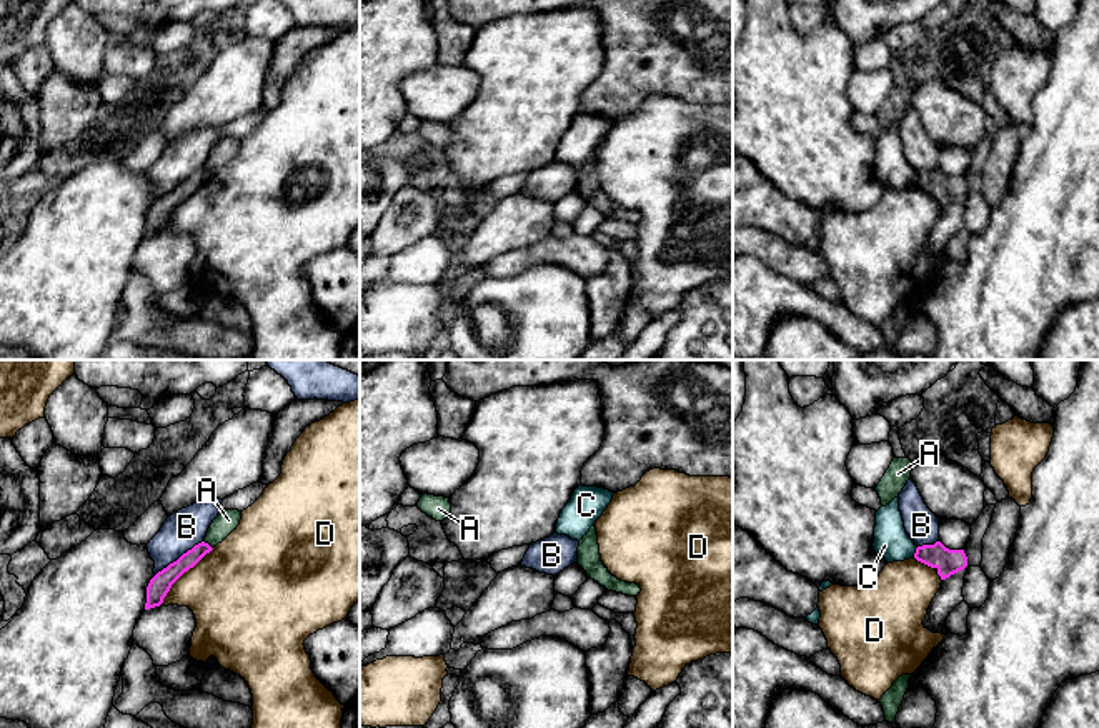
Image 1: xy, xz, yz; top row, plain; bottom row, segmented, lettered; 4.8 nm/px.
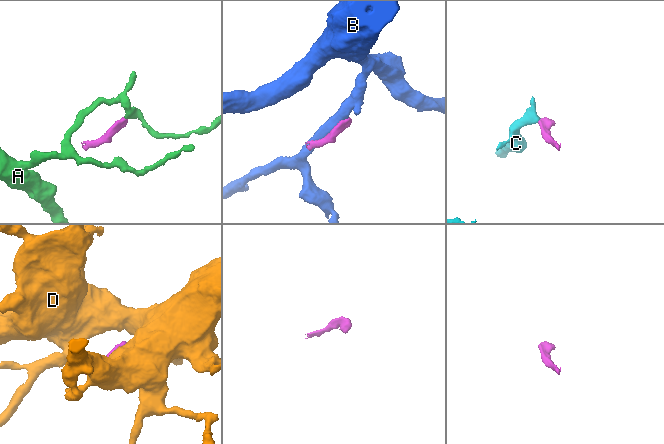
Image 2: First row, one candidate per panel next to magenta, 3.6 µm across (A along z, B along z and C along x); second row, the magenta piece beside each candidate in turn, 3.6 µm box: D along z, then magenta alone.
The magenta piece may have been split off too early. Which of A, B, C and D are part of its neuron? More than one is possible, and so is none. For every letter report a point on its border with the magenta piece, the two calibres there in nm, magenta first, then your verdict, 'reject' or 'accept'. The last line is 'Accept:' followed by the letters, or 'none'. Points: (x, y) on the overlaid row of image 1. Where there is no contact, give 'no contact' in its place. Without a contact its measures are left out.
A: xy (208, 545) | 90/100 nm | reject
B: xy (180, 557) | 100/190 nm | reject
C: yz (916, 552) | 130/170 nm | reject
D: xy (183, 572) | 100/420 nm | reject
Accept: none

